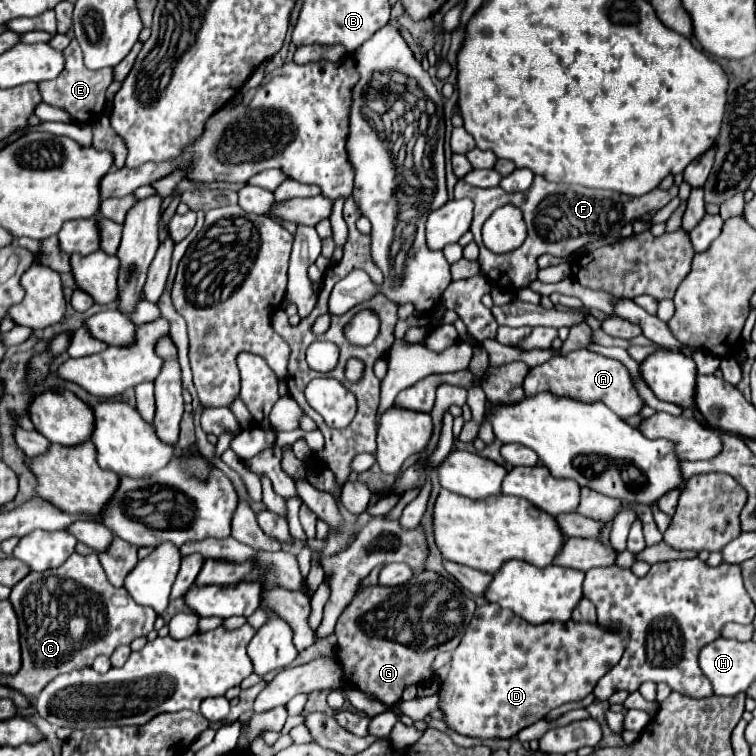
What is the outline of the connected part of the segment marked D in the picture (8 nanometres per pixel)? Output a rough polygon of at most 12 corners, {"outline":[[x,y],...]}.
{"outline":[[477,607],[439,689],[449,729],[511,739],[587,697],[627,629]]}

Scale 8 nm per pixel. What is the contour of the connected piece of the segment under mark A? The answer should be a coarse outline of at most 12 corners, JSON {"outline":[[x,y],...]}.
{"outline":[[571,351],[533,367],[527,397],[601,401],[621,419],[645,407],[621,361]]}

